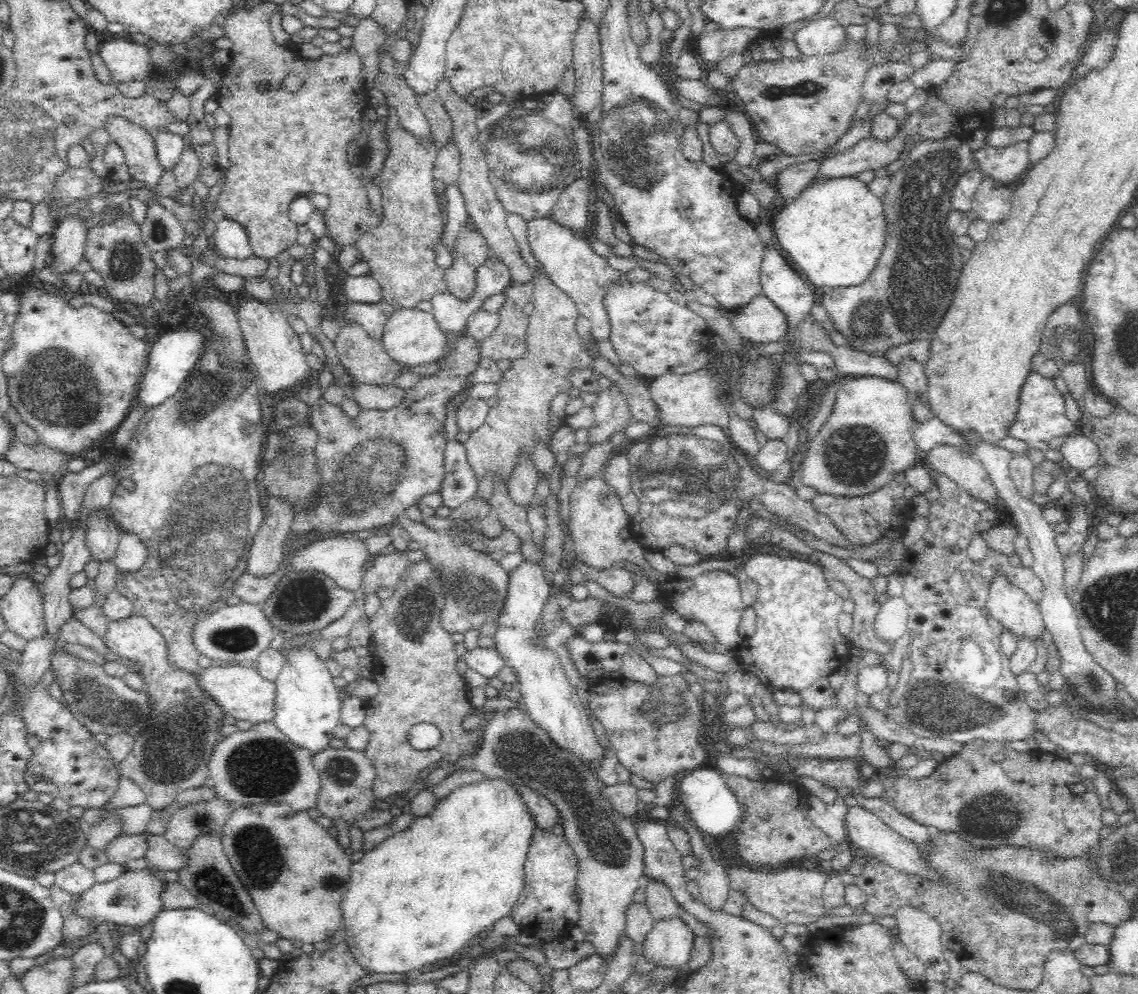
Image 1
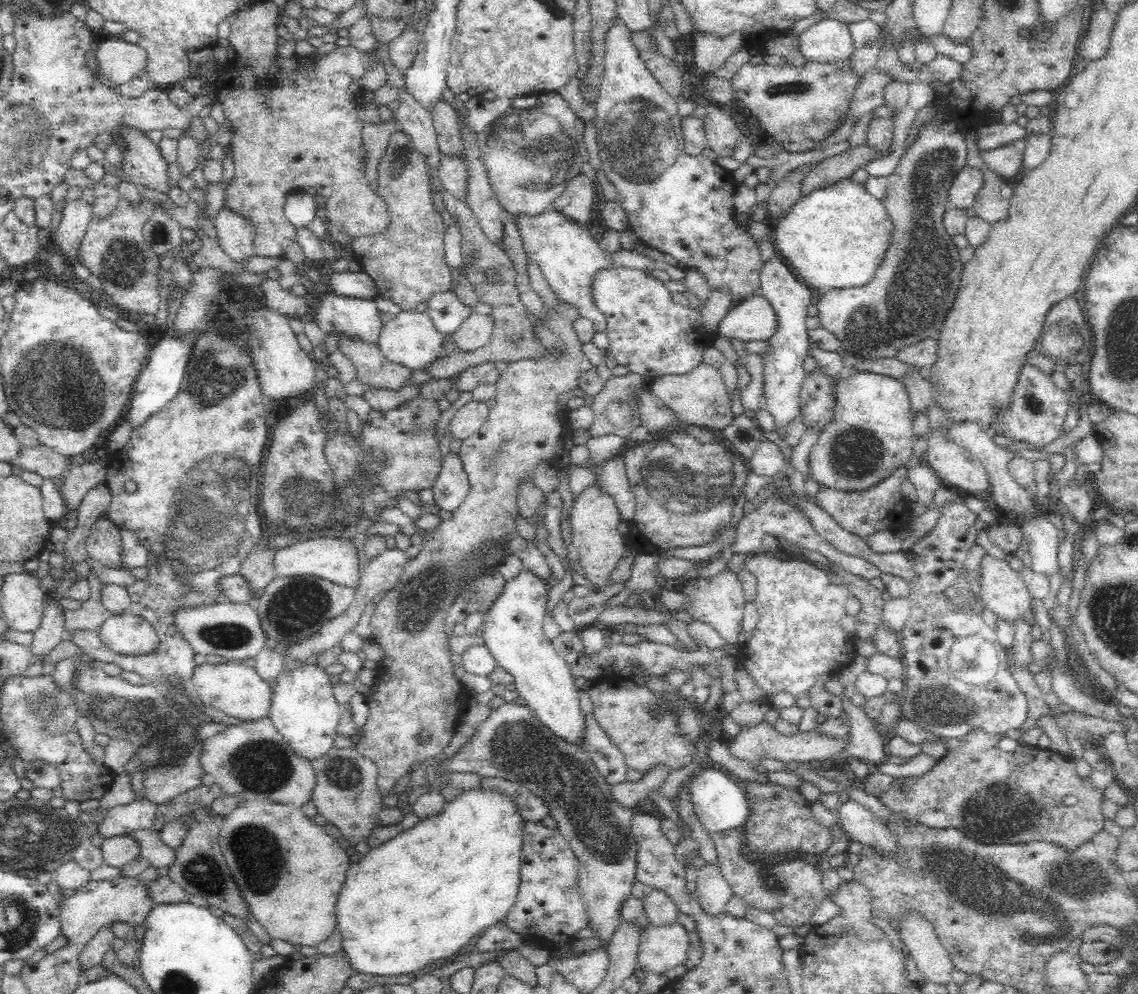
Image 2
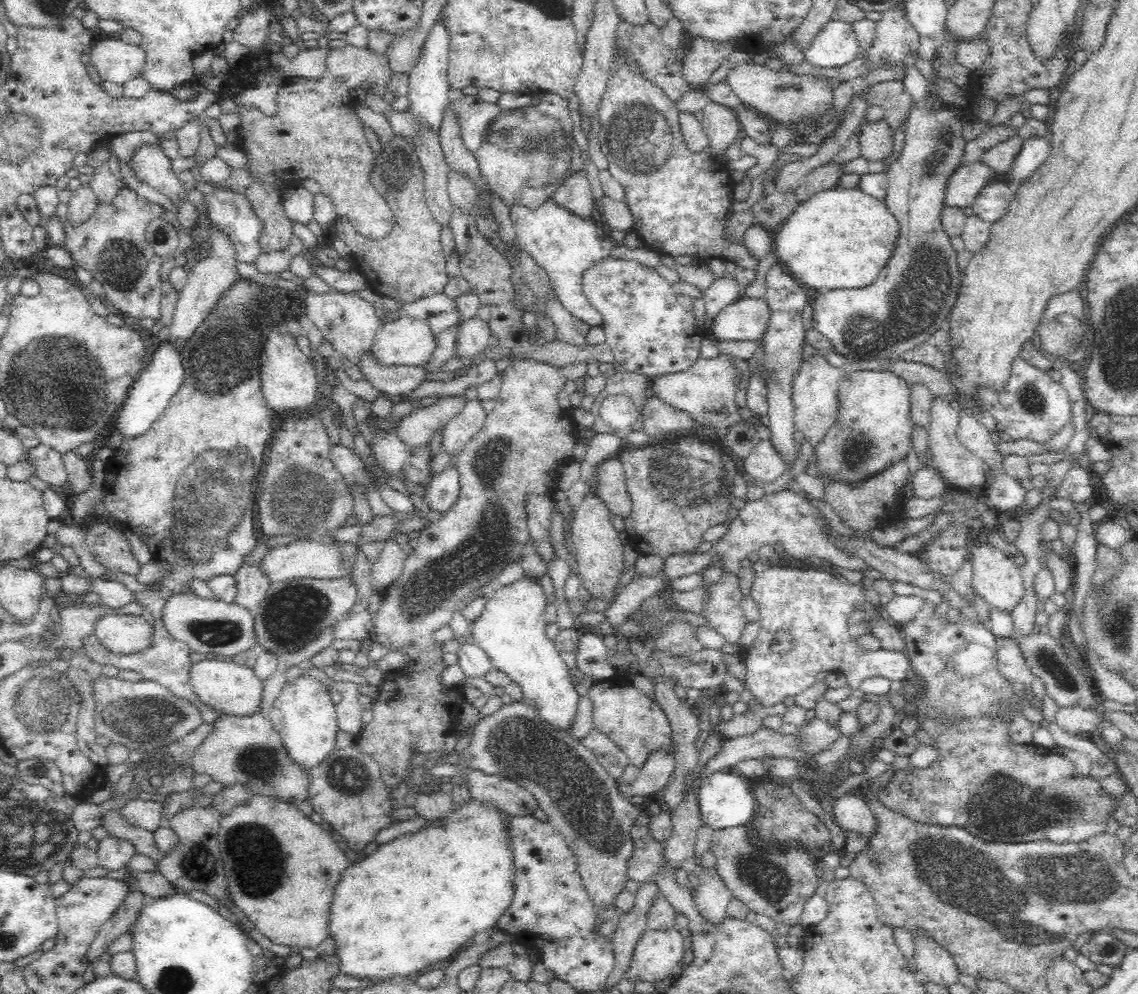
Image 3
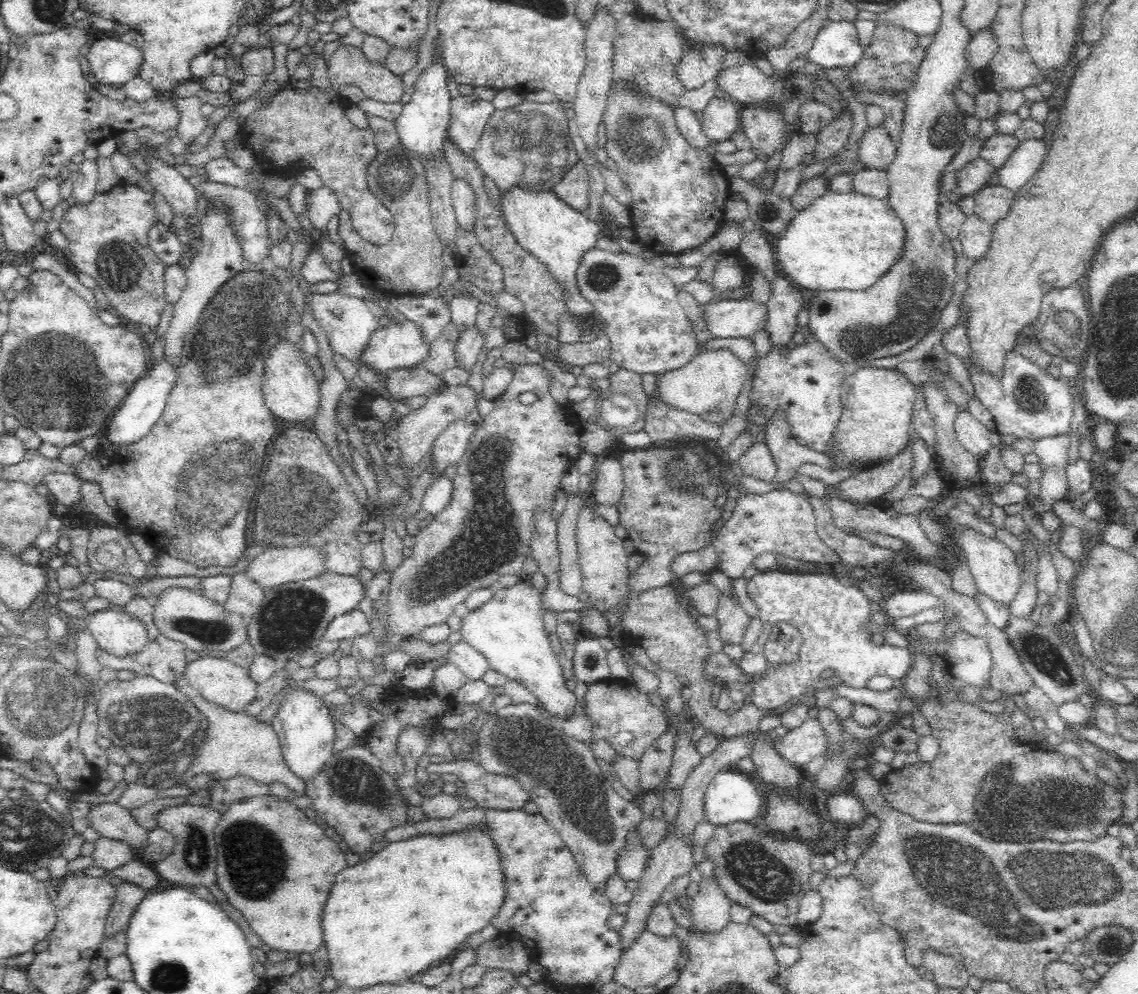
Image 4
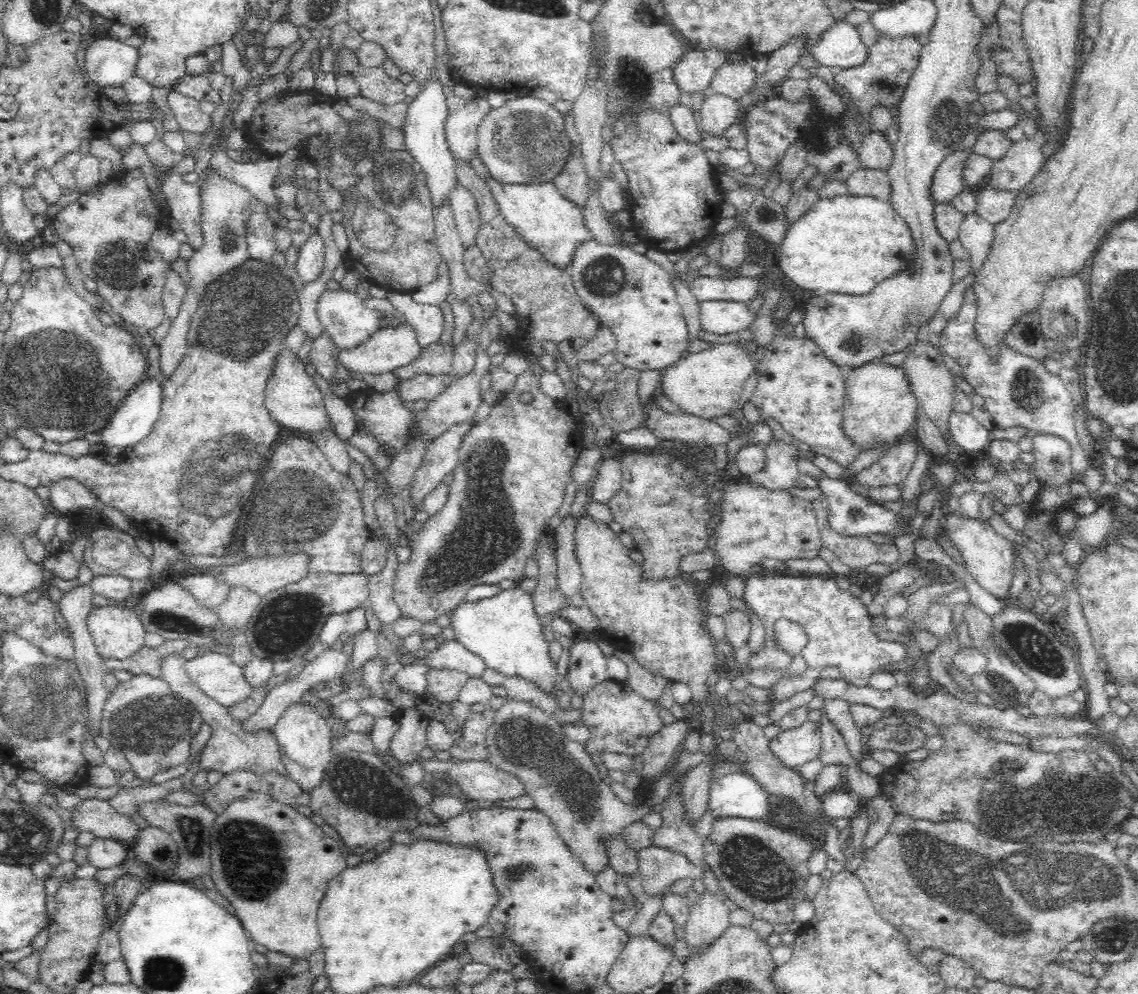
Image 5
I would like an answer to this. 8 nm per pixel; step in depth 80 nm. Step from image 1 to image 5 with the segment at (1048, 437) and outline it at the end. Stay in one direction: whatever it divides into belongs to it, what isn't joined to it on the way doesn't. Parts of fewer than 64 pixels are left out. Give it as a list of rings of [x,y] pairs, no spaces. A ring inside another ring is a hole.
[[[968,286],[960,311],[947,321],[946,328],[939,334],[941,352],[955,358],[960,364],[963,378],[974,388],[975,394],[979,394],[980,399],[984,400],[983,411],[990,414],[994,426],[1002,430],[1018,426],[1024,430],[1024,436],[1031,439],[1038,434],[1049,434],[1067,440],[1071,446],[1070,468],[1073,480],[1084,483],[1086,470],[1094,457],[1087,457],[1081,452],[1074,429],[1075,405],[1060,376],[1048,372],[1042,362],[1008,348],[1006,343],[1002,344],[1000,360],[993,364],[976,339],[973,327],[976,315],[975,296],[971,286]]]

